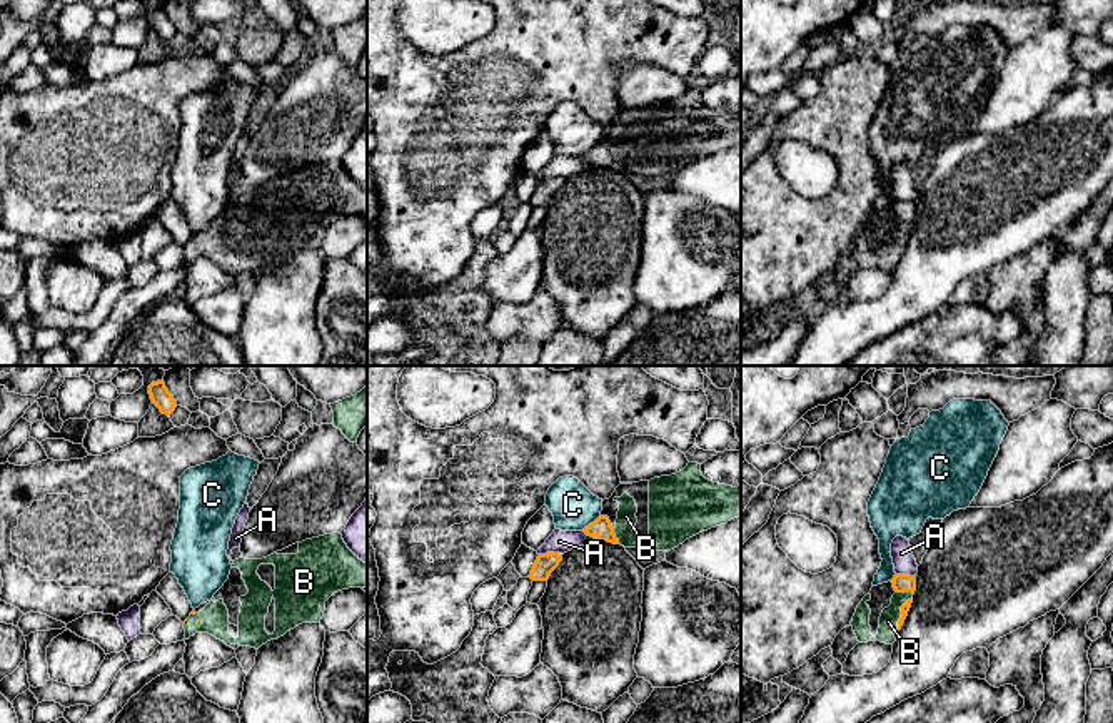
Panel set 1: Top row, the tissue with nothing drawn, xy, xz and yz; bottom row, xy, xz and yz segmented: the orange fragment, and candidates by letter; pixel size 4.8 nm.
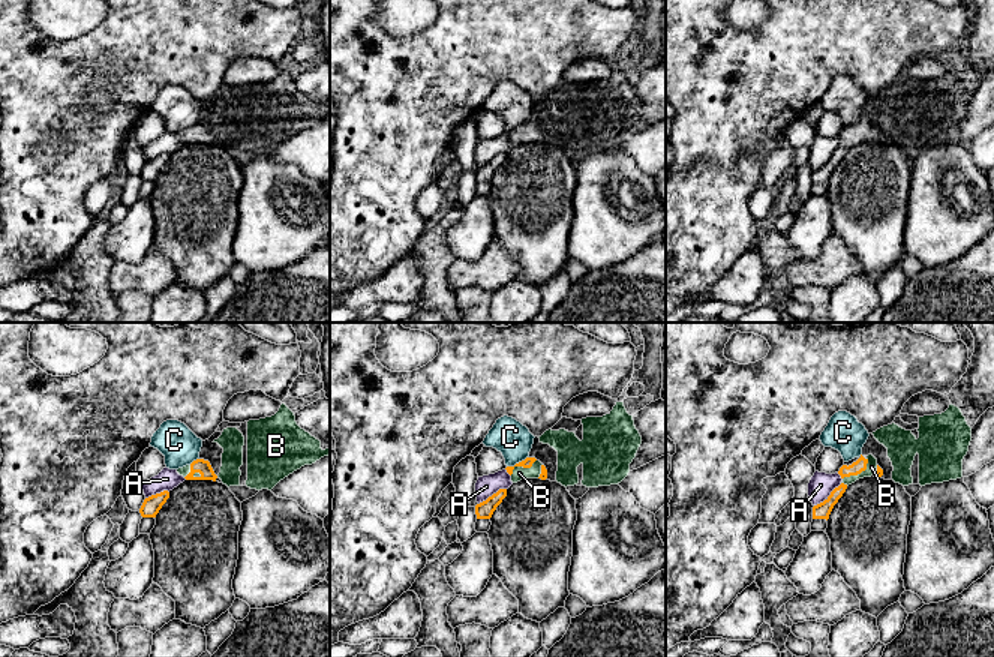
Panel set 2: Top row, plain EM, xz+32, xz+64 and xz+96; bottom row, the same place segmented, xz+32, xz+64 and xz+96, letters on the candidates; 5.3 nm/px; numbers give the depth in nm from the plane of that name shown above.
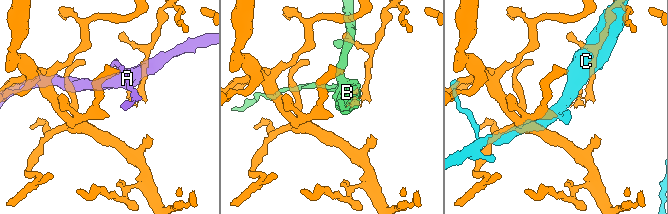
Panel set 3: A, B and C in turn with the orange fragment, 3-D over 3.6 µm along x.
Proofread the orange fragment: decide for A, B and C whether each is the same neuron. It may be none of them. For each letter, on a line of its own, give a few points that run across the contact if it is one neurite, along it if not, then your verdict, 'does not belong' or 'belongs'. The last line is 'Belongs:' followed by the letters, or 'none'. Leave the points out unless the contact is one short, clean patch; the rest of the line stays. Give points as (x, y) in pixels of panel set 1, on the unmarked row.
A: xz (561, 179), (539, 181) | does not belong
B: belongs
C: does not belong
Belongs: B

